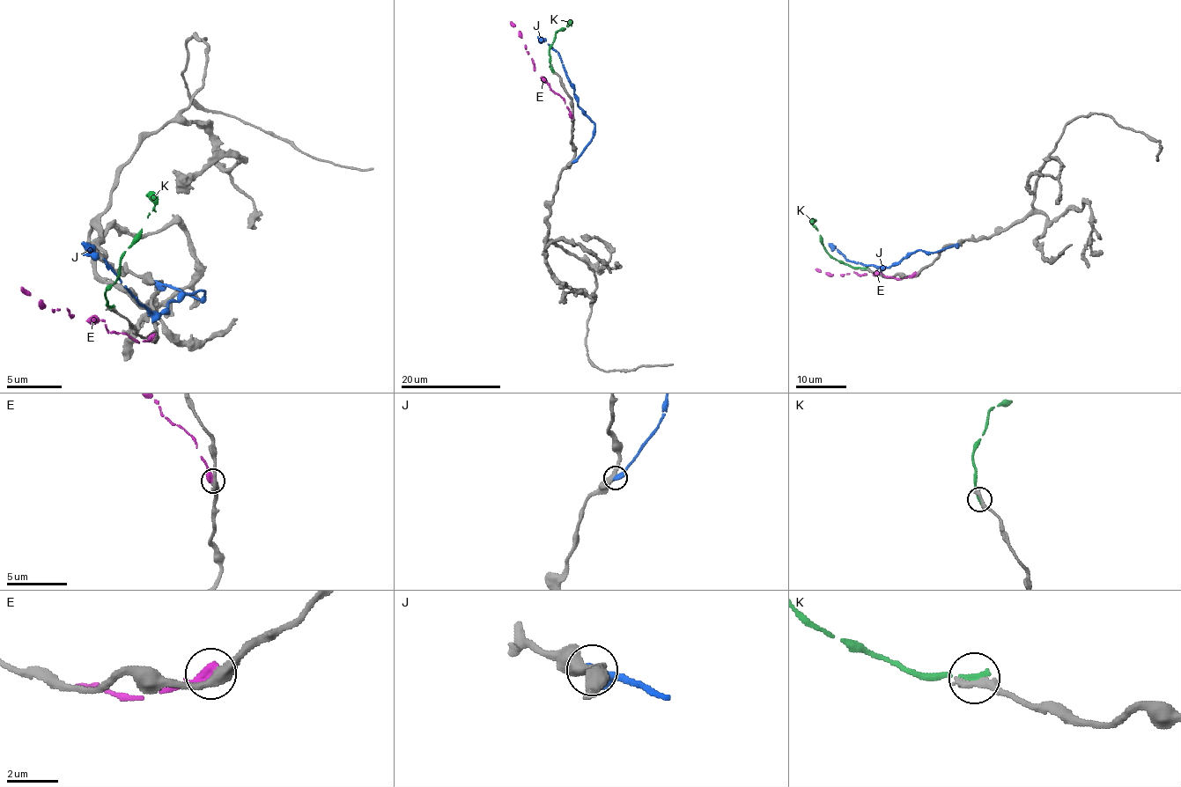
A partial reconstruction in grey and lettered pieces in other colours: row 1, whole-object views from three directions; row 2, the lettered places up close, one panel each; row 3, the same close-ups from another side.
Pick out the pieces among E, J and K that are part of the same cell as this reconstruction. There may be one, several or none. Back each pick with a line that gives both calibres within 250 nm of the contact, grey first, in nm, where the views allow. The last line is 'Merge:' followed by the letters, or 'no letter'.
Merge: no letter

